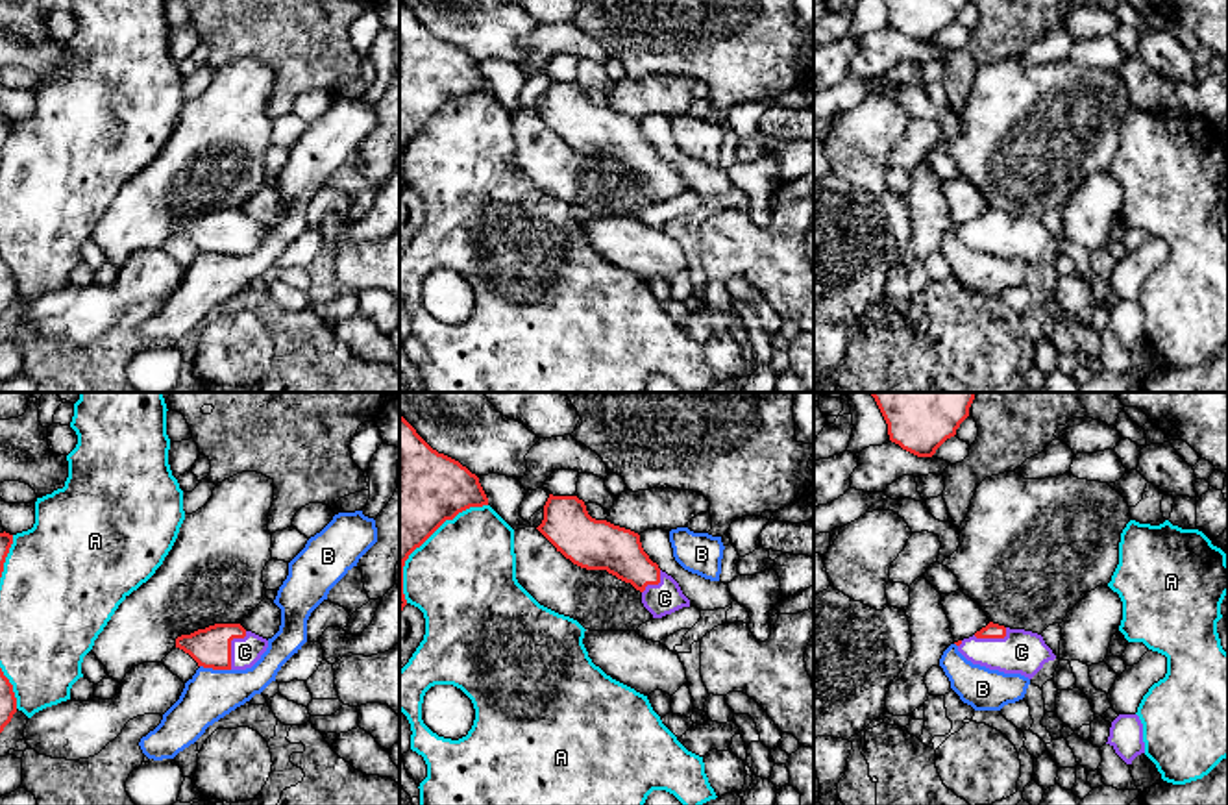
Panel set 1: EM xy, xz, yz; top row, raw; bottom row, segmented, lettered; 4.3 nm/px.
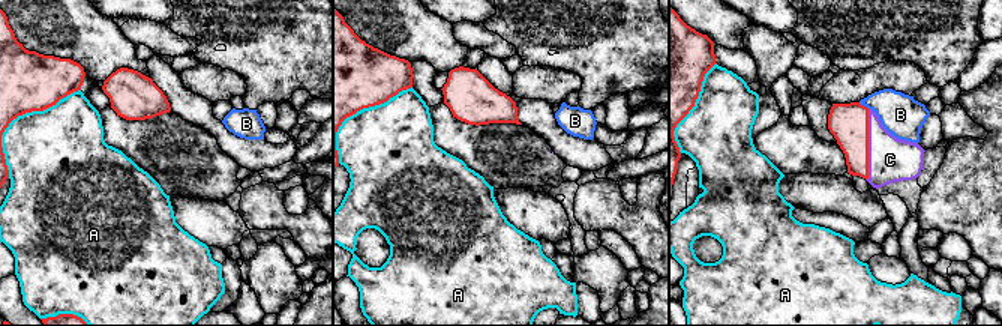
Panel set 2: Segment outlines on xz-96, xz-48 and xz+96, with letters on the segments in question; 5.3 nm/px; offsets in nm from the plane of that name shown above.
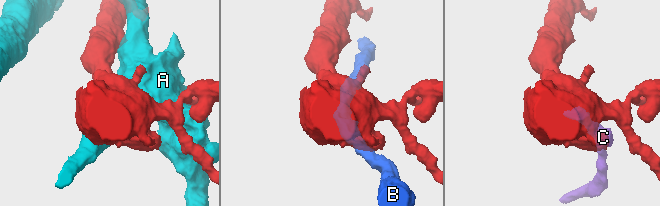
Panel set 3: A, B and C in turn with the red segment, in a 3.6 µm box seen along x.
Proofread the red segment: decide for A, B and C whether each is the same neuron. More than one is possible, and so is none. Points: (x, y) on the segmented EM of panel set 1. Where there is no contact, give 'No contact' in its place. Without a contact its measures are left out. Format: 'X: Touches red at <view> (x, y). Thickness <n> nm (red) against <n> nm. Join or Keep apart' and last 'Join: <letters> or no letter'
A: Touches red at xz (424, 541). Thickness 460 nm (red) against 460 nm. Keep apart
B: Touches red at xy (215, 668). Thickness 180 nm (red) against 220 nm. Keep apart
C: Touches red at xy (230, 646). Thickness 180 nm (red) against 130 nm. Join
Join: C

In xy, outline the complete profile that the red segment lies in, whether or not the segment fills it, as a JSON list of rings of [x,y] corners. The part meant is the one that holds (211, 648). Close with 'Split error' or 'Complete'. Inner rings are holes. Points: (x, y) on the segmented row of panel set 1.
[[[215,624],[176,638],[176,648],[189,653],[198,666],[213,670],[252,668],[268,648],[268,640],[240,624]]]. Split error

